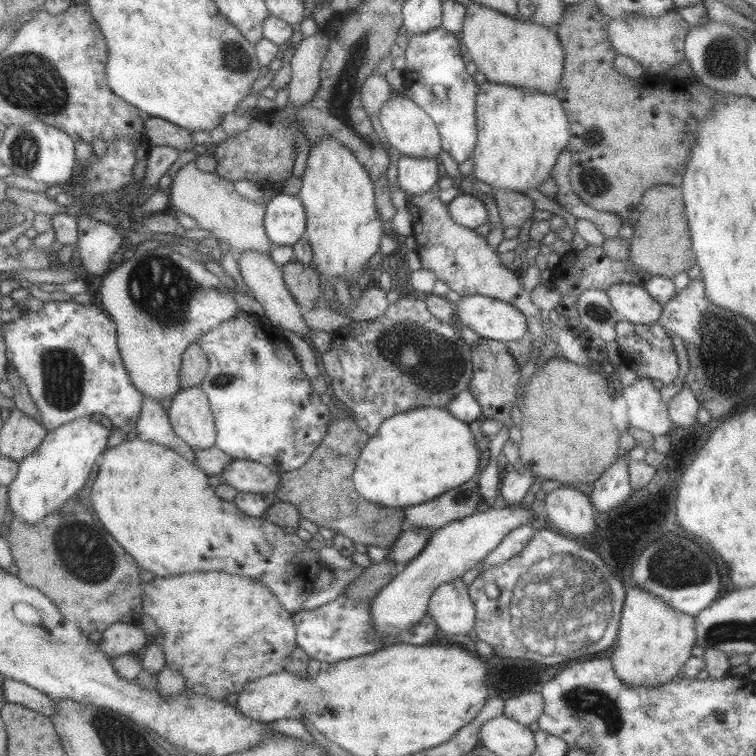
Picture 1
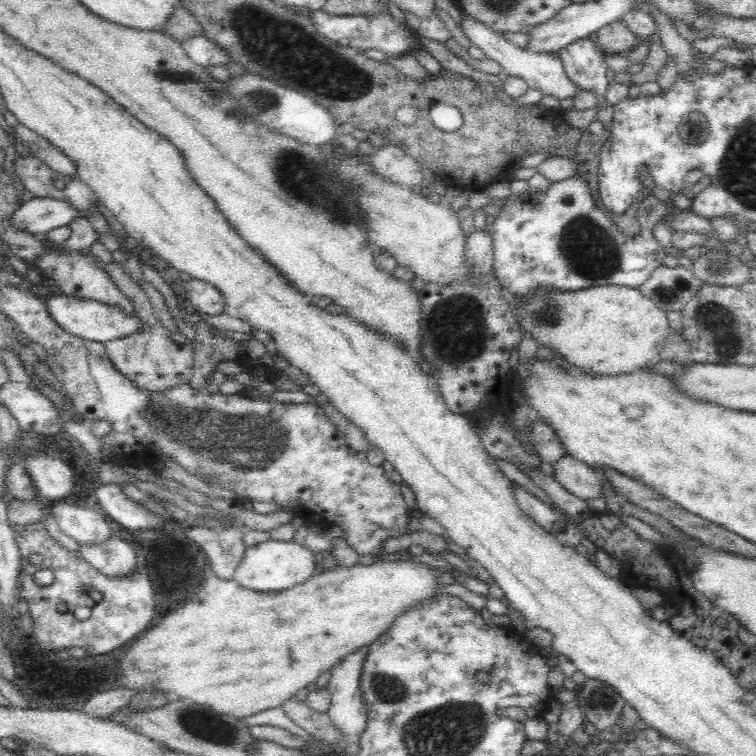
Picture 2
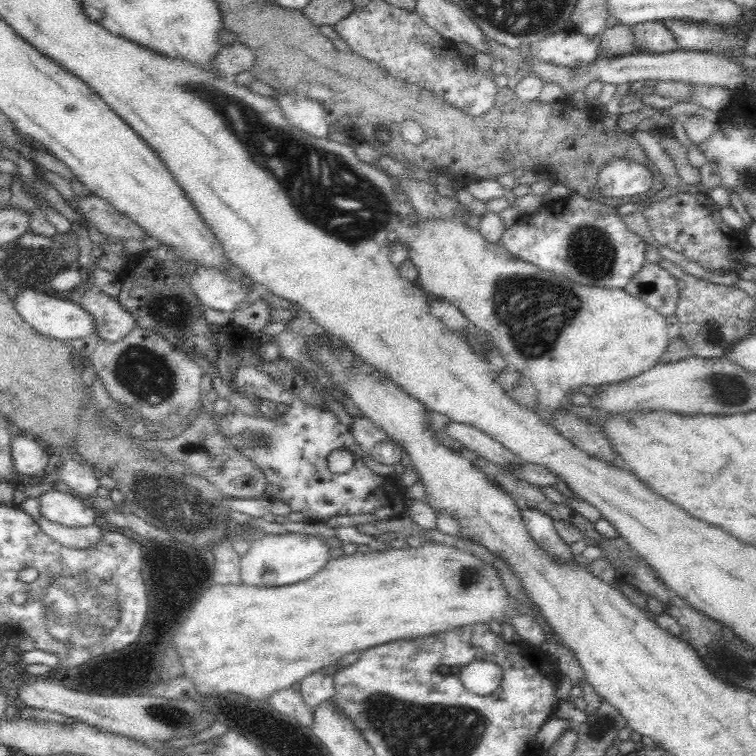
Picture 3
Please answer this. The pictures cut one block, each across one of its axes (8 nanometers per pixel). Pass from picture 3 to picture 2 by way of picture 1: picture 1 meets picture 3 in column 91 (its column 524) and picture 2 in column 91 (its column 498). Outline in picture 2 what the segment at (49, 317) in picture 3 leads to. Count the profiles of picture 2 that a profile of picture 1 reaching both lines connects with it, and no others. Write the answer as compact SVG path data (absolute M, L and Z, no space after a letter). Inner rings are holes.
M45 296L46 311L60 328L70 333L71 336L78 336L83 340L92 340L99 343L106 343L122 336L134 335L140 330L140 319L134 314L126 315L122 309L112 305L106 305L96 300L84 300L78 297L69 296Z

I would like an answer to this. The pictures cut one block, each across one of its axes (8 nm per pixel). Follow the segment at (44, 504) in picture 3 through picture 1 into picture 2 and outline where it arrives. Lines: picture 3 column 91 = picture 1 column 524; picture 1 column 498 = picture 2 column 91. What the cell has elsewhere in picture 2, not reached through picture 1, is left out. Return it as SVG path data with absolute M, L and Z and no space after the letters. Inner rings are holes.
M55 501L46 503L47 512L52 513L64 534L79 544L100 544L110 536L110 526L104 514L77 503Z

